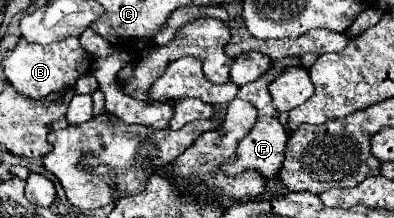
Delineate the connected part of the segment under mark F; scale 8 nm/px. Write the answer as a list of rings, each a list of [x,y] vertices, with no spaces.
[[[300,58],[280,60],[280,62],[272,64],[270,70],[264,76],[260,76],[256,82],[248,82],[244,86],[240,86],[238,98],[248,100],[250,104],[254,104],[258,108],[258,120],[256,120],[254,128],[238,142],[234,158],[230,158],[230,160],[226,160],[226,162],[222,162],[218,166],[218,172],[222,172],[224,176],[234,178],[234,176],[238,176],[238,174],[242,174],[246,170],[254,170],[264,178],[274,178],[280,172],[282,162],[284,162],[284,150],[286,150],[288,134],[286,134],[284,126],[278,122],[278,112],[276,112],[276,108],[272,104],[272,98],[270,98],[270,92],[268,92],[268,82],[272,80],[272,76],[276,76],[276,72],[280,72],[282,68],[288,68],[288,66],[300,66]]]

